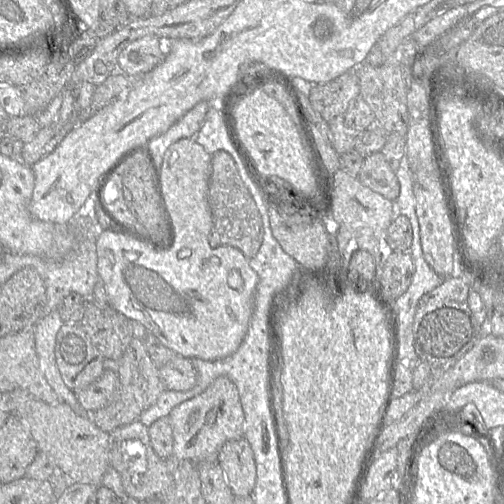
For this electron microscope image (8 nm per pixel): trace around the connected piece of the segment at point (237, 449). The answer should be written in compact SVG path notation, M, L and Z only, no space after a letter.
M244 438L227 441L221 448L218 463L235 496L252 495L256 484L253 450Z

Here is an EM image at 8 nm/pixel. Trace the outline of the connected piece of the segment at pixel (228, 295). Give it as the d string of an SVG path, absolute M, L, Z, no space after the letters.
M189 138L173 143L164 155L161 183L174 232L173 244L169 249L157 250L114 230L99 230L96 251L98 274L115 311L140 322L177 355L214 361L232 355L241 345L248 330L259 278L240 250L223 245L213 249L208 242L209 234L214 229L208 202L211 157L200 144Z

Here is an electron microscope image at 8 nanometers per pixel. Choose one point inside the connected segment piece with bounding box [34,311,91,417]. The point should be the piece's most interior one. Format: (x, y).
(45, 331)

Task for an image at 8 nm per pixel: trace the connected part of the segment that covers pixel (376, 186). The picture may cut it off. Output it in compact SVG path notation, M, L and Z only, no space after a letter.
M380 151L364 158L357 178L364 186L390 201L395 201L399 195L396 174Z

